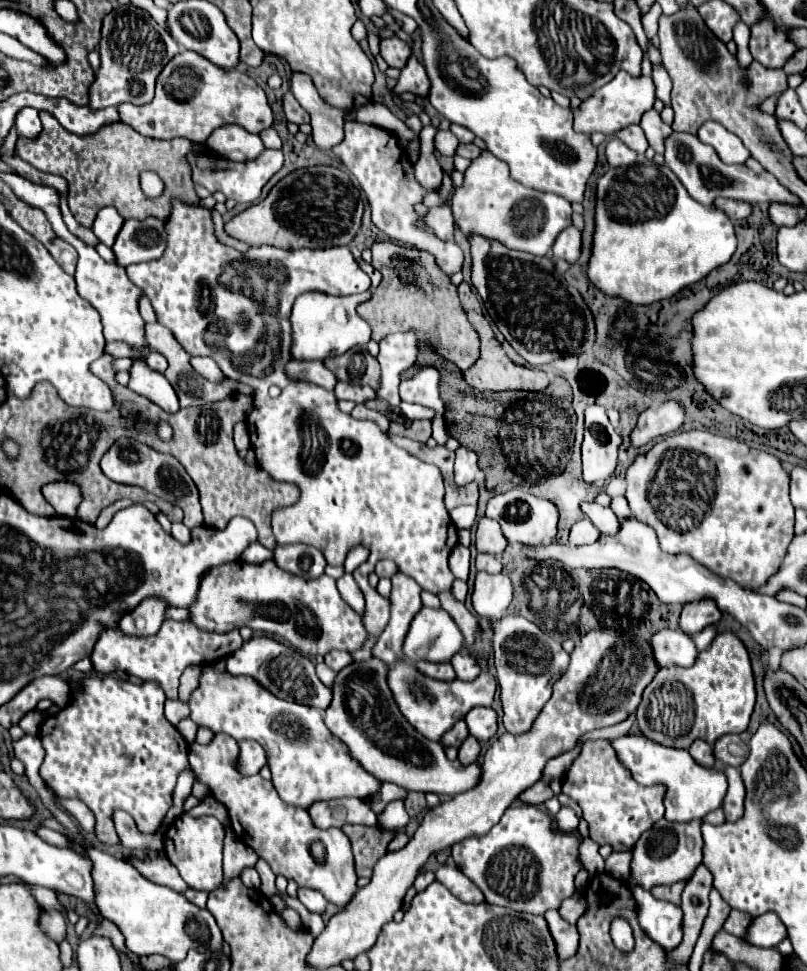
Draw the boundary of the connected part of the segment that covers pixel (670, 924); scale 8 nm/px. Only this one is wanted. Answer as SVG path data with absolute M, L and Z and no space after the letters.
M642 887L632 889L638 903L638 923L650 939L660 943L666 951L672 951L682 941L682 911L676 905L658 901L650 891Z

